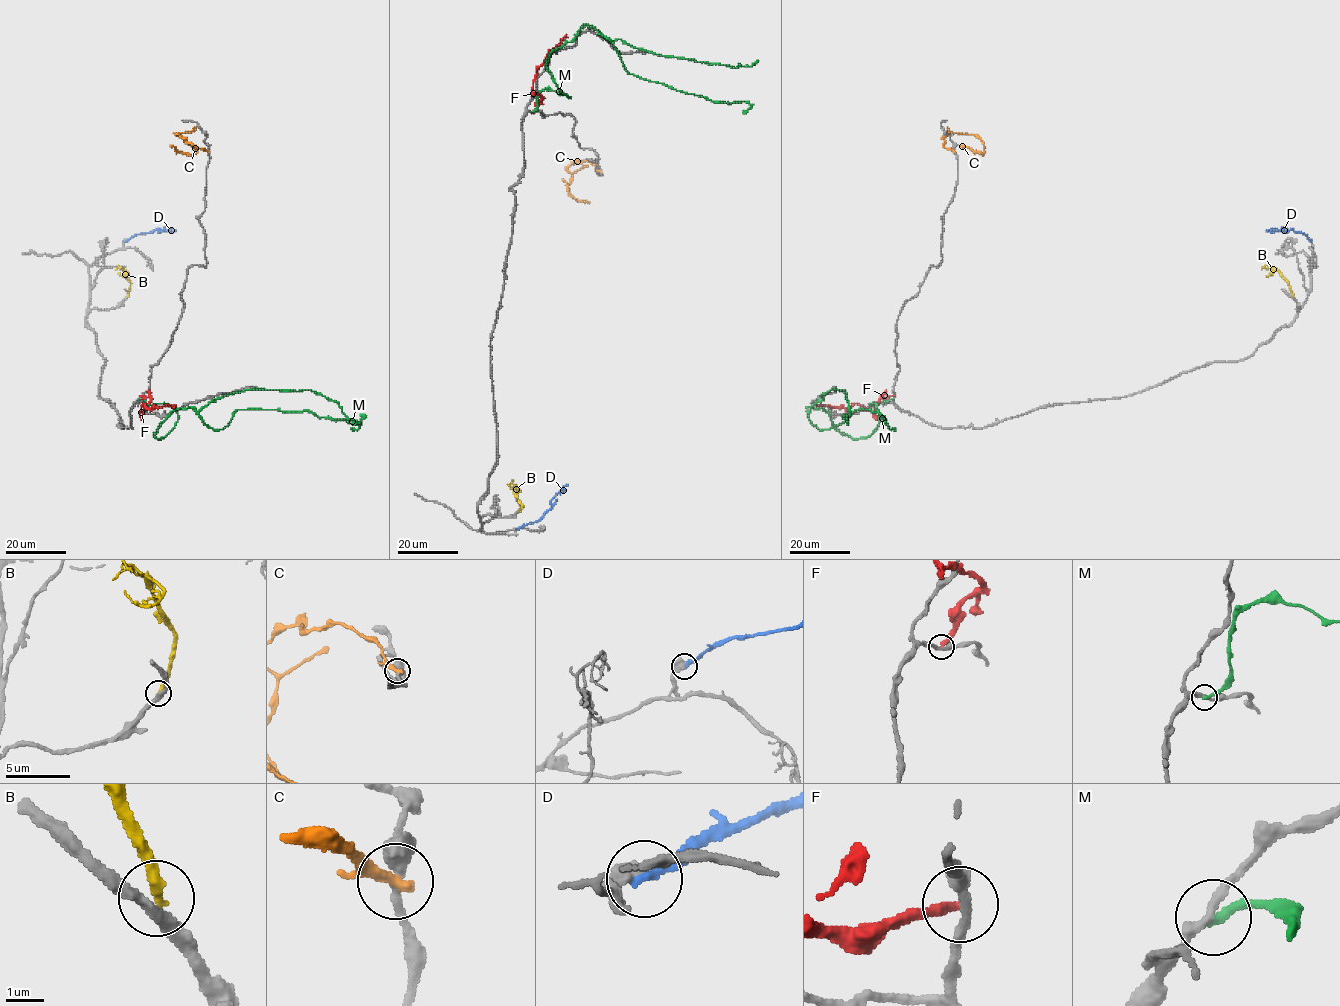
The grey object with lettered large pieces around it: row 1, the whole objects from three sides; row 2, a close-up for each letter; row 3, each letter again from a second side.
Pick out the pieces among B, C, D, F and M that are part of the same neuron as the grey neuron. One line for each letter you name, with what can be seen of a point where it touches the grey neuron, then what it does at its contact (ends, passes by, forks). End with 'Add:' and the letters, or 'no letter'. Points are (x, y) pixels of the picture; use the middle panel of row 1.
Add: no letter

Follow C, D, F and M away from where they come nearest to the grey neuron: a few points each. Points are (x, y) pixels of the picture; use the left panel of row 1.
C: (208, 151), (174, 133), (179, 133), (176, 134), (196, 150), (194, 153), (182, 153), (170, 144)
D: (126, 241), (158, 229), (175, 230)
F: (141, 395), (148, 397), (150, 401), (140, 415), (144, 403), (148, 408), (174, 407)
M: (139, 400), (177, 413), (156, 438), (173, 410), (191, 406), (213, 429), (256, 409), (351, 427)

